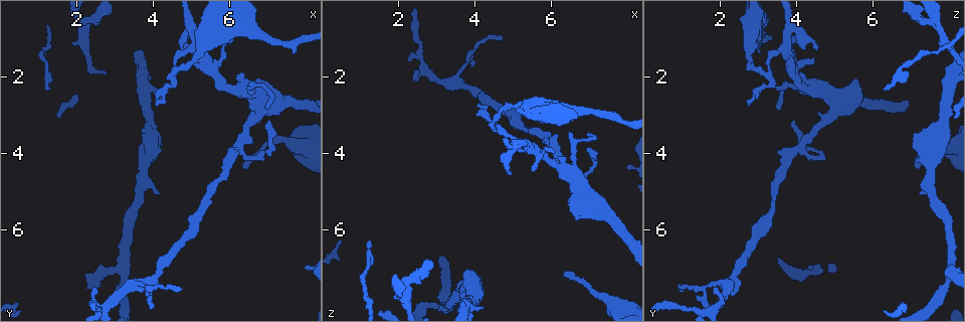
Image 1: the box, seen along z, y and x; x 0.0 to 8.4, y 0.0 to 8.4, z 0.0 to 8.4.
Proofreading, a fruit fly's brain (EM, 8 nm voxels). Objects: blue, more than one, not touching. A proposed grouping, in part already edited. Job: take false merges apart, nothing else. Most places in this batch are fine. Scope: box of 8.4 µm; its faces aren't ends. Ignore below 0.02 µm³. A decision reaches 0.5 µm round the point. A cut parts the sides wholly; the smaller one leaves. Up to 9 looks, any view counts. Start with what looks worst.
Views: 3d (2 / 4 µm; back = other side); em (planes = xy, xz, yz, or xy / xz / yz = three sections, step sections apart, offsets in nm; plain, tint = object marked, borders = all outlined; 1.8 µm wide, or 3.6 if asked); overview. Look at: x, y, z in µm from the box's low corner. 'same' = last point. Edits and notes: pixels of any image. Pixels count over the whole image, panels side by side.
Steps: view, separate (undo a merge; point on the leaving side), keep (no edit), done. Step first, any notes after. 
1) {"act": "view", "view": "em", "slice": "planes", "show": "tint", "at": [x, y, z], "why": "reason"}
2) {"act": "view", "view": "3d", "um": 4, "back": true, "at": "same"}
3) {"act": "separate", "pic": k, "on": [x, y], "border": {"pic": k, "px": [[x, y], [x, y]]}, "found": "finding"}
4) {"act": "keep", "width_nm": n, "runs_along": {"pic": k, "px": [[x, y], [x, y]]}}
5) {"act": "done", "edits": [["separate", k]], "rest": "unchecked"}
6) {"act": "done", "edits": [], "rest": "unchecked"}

{"act": "view", "view": "em", "slice": "planes", "show": "tint", "at": [6.30, 3.70, 4.20], "why": "three-way junction"}

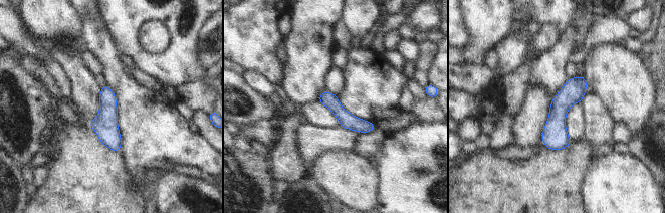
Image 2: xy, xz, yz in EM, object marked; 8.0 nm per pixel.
{"act": "keep", "runs_along": {"pic": 2, "px": [[582, 78], [558, 110], [551, 147]]}, "found": "all the same neuron"}

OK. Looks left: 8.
{"act": "view", "view": "3d", "um": 2, "at": [4.60, 1.80, 3.25], "why": "sharp bend"}

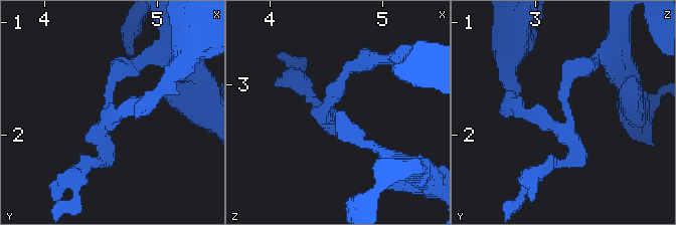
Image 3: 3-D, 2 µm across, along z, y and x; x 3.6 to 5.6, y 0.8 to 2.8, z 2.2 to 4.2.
{"act": "view", "view": "em", "slice": "xy", "step": 16, "show": "tint", "at": [4.58, 1.76, 3.30], "why": "need the tissue"}

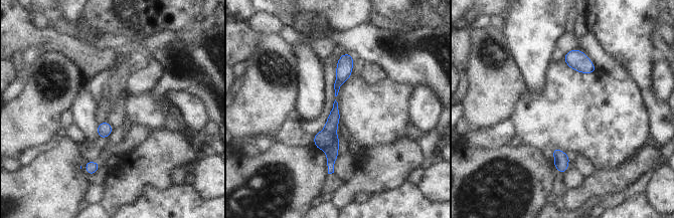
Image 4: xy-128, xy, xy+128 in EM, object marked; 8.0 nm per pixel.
{"act": "separate", "pic": 4, "on": [320, 139], "found": "a second neuron is stuck on"}

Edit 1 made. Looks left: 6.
{"act": "view", "view": "overview", "why": "see it whole again"}

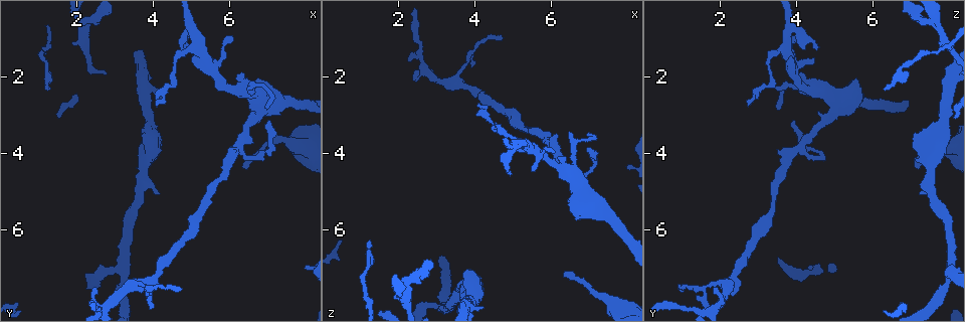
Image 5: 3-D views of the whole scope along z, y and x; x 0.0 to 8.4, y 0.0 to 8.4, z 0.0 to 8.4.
{"act": "view", "view": "em", "slice": "planes", "show": "tint", "at": [7.35, 3.70, 7.70], "why": "thick turns thin"}

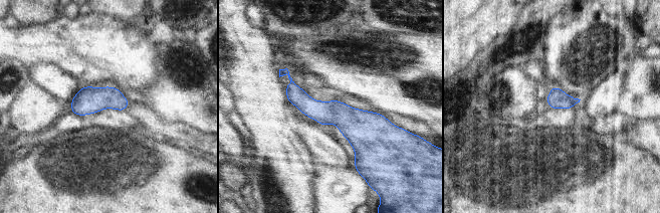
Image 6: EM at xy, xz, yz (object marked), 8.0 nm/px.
{"act": "keep", "runs_along": {"pic": 6, "px": [[281, 72], [312, 109], [387, 128]]}, "found": "one neuron here"}

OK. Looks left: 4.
{"act": "view", "view": "3d", "um": 2, "at": [4.00, 3.80, 7.60], "why": "a fork"}

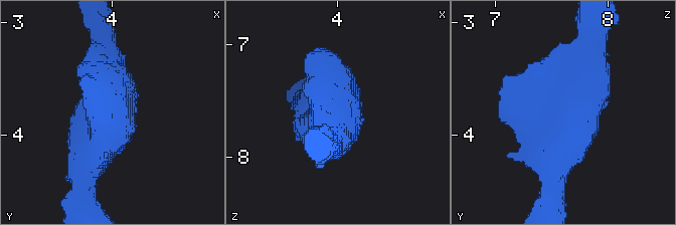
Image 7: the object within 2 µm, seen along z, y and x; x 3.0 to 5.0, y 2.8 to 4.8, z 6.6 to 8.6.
{"act": "view", "view": "em", "slice": "planes", "show": "tint", "at": [3.96, 3.80, 7.56]}

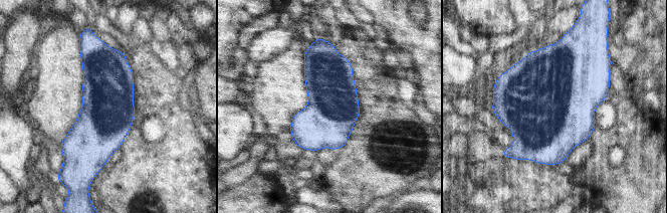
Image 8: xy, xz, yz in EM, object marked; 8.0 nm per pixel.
{"act": "keep", "found": "one neuron here"}

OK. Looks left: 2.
{"act": "done", "edits": [["separate", 4]], "rest": "unchecked"}

